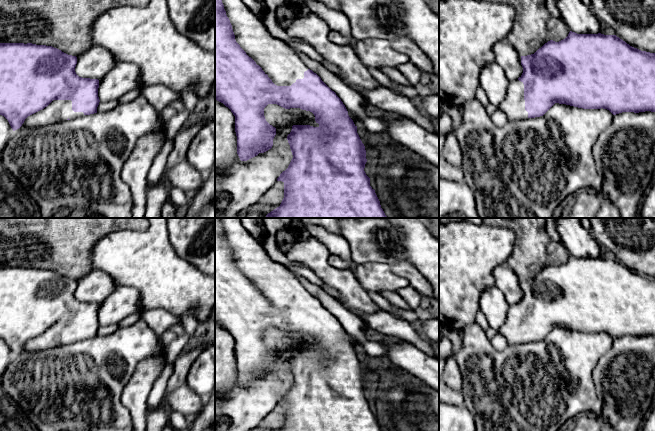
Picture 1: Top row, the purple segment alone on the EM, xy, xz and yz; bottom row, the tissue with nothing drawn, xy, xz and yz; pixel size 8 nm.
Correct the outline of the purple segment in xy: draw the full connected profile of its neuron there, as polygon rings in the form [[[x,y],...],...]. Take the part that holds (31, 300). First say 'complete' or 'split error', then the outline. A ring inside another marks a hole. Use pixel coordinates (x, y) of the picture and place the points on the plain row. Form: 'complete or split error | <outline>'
split error | [[[0,267],[0,339],[4,340],[8,344],[13,355],[24,351],[44,351],[65,344],[97,337],[97,331],[100,326],[98,321],[99,304],[79,301],[75,296],[76,288],[76,280],[68,279],[52,270],[36,269],[32,267]]]

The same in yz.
split error | [[[570,255],[565,263],[559,266],[550,264],[545,267],[541,272],[539,272],[534,278],[521,280],[521,289],[523,291],[522,299],[518,303],[510,305],[505,322],[497,331],[505,337],[507,345],[543,340],[555,327],[566,328],[583,333],[603,332],[609,334],[613,339],[622,336],[655,336],[655,277],[641,275],[637,272],[634,272],[616,259],[604,259],[601,257],[577,258]]]

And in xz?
split error | [[[215,218],[215,324],[228,331],[235,340],[237,378],[241,385],[247,385],[259,377],[268,375],[273,370],[276,352],[270,349],[264,340],[264,332],[268,328],[277,328],[285,333],[300,332],[314,338],[315,345],[319,348],[318,351],[293,349],[291,356],[287,360],[293,382],[288,392],[277,402],[277,405],[284,407],[284,422],[279,431],[381,431],[375,414],[370,410],[370,402],[364,395],[367,386],[365,370],[357,357],[357,350],[348,339],[345,329],[336,317],[332,315],[316,297],[310,294],[285,266],[273,261],[267,255],[263,245],[251,236],[239,218]]]

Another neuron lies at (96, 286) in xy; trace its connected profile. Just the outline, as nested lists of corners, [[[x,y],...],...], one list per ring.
[[[93,269],[77,281],[75,296],[79,301],[102,303],[115,289],[115,281],[107,273]]]

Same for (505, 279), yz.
[[[507,263],[498,265],[494,269],[493,277],[494,286],[503,293],[509,305],[521,301],[523,297],[521,280]]]

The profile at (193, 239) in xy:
[[[166,218],[176,254],[201,272],[215,276],[215,218]]]

